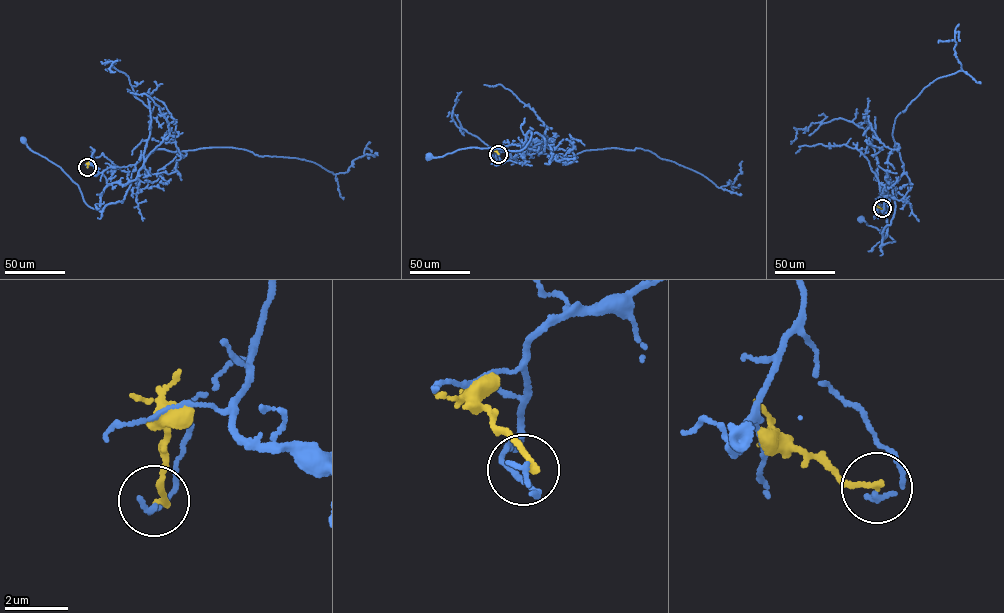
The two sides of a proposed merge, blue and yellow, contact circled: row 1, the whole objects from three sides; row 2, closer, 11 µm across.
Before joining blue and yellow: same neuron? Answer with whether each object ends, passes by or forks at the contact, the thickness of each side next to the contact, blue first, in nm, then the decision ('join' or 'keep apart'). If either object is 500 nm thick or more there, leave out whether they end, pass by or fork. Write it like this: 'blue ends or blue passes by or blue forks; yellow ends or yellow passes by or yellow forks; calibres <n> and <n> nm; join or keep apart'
blue ends; yellow ends; calibres 160 and 160 nm; keep apart

